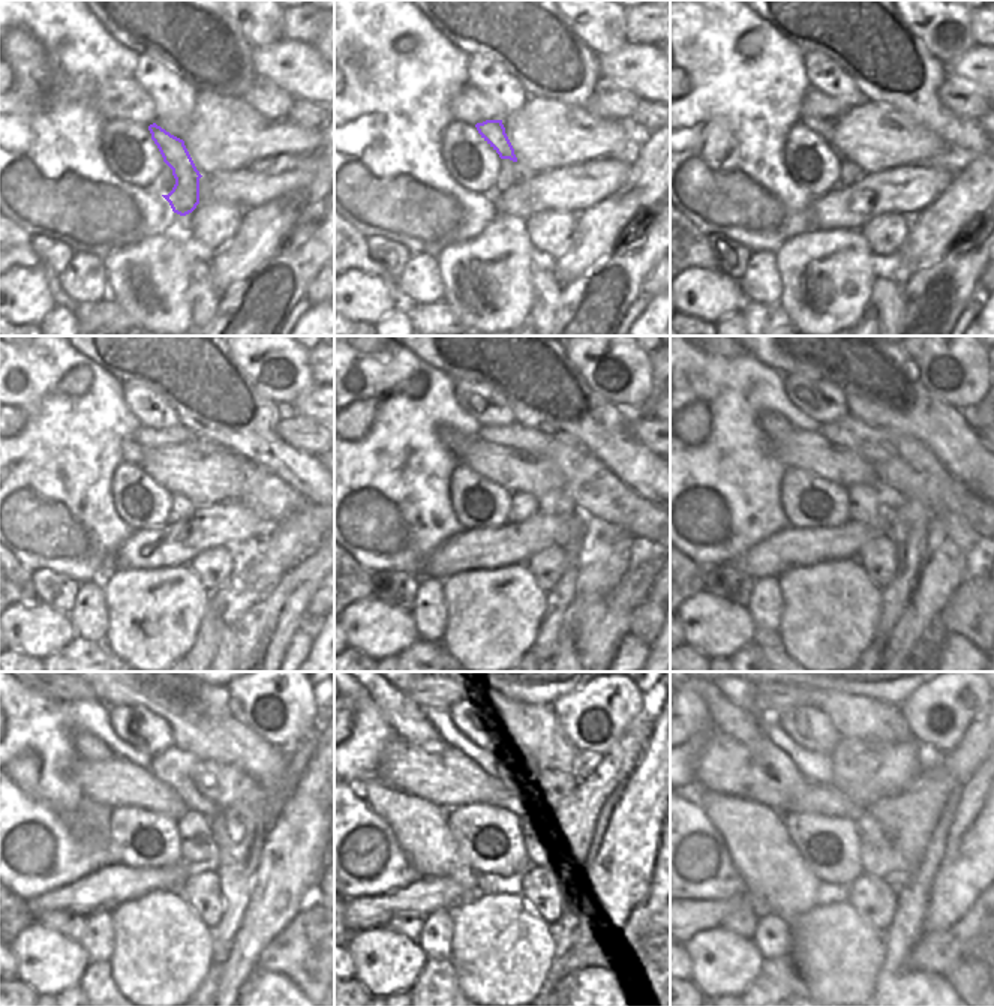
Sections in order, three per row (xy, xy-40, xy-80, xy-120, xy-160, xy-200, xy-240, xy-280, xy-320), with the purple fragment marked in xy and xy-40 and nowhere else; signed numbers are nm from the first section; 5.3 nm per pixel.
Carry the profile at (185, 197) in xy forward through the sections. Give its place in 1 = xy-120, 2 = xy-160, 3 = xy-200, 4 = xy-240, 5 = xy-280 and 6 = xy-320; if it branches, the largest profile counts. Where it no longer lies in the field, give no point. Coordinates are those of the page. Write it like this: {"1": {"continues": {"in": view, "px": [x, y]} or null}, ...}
{"1": {"continues": {"in": "xy-120", "px": [131, 452]}}, "2": {"continues": {"in": "xy-160", "px": [458, 443]}}, "3": {"continues": {"in": "xy-200", "px": [772, 425]}}, "4": {"continues": {"in": "xy-240", "px": [90, 747]}}, "5": {"continues": {"in": "xy-280", "px": [408, 721]}}, "6": {"continues": {"in": "xy-320", "px": [726, 717]}}}

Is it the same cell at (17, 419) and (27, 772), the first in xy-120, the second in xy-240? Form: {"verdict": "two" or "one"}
{"verdict": "one"}

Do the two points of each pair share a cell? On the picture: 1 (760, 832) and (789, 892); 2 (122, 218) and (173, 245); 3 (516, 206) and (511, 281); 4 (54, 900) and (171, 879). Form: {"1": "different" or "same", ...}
{"1": "same", "2": "different", "3": "different", "4": "same"}

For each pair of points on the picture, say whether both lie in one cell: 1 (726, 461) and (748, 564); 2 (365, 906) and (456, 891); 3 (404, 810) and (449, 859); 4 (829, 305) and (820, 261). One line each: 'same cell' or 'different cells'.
1: different cells
2: same cell
3: same cell
4: same cell

